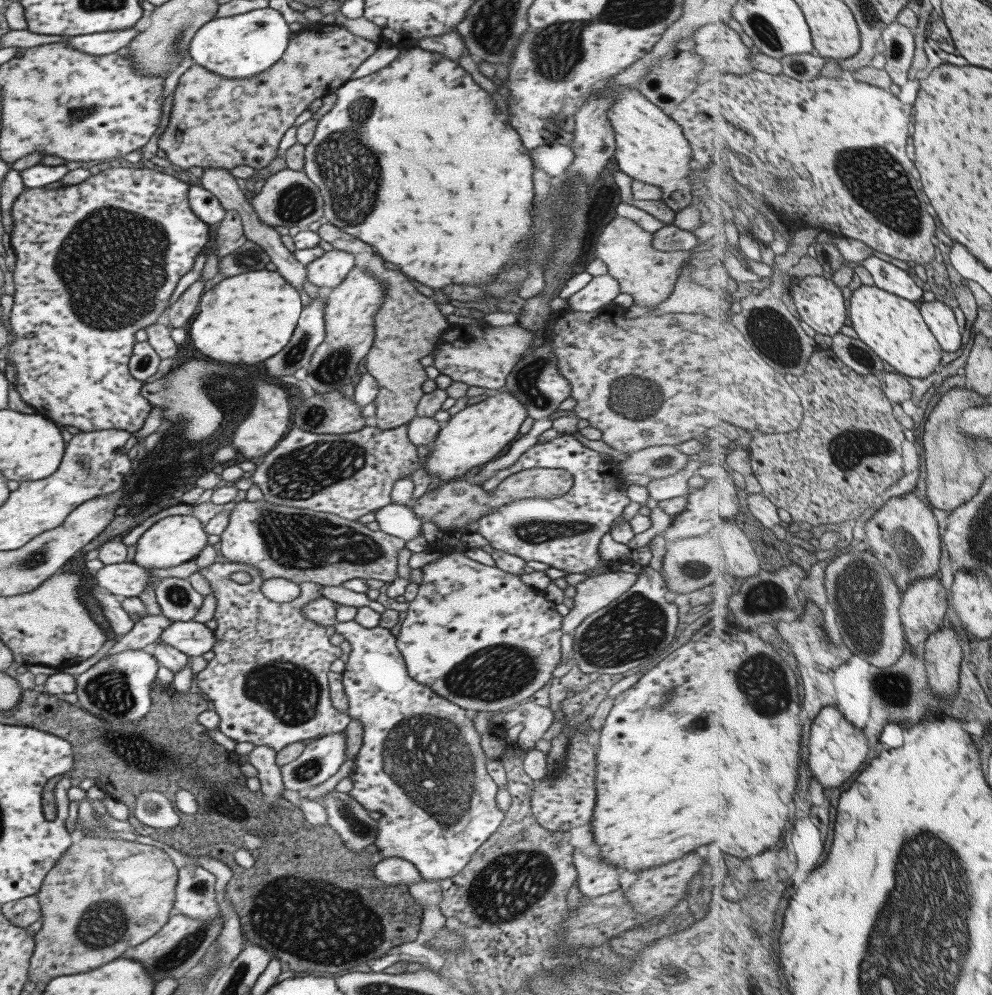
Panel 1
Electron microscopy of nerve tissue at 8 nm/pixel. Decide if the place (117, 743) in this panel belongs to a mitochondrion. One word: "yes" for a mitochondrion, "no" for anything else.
yes

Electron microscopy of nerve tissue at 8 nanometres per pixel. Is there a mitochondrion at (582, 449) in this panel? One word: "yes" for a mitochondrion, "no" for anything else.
no

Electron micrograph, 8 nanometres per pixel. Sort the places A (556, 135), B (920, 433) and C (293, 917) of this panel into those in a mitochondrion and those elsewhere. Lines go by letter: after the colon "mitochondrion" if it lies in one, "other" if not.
A: other
B: other
C: mitochondrion

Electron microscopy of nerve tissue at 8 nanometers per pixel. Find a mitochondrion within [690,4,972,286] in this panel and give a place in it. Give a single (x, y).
(877, 181)

